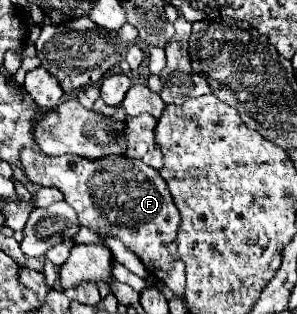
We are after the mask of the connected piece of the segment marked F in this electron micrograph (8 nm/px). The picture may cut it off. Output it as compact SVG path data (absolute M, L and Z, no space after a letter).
M24 150L22 166L30 182L58 188L66 202L76 210L80 224L92 232L112 236L124 242L128 250L140 256L146 270L164 282L176 298L184 292L184 262L178 258L176 234L180 212L166 186L166 180L142 160L126 156L108 156L96 162L68 156L46 156Z

